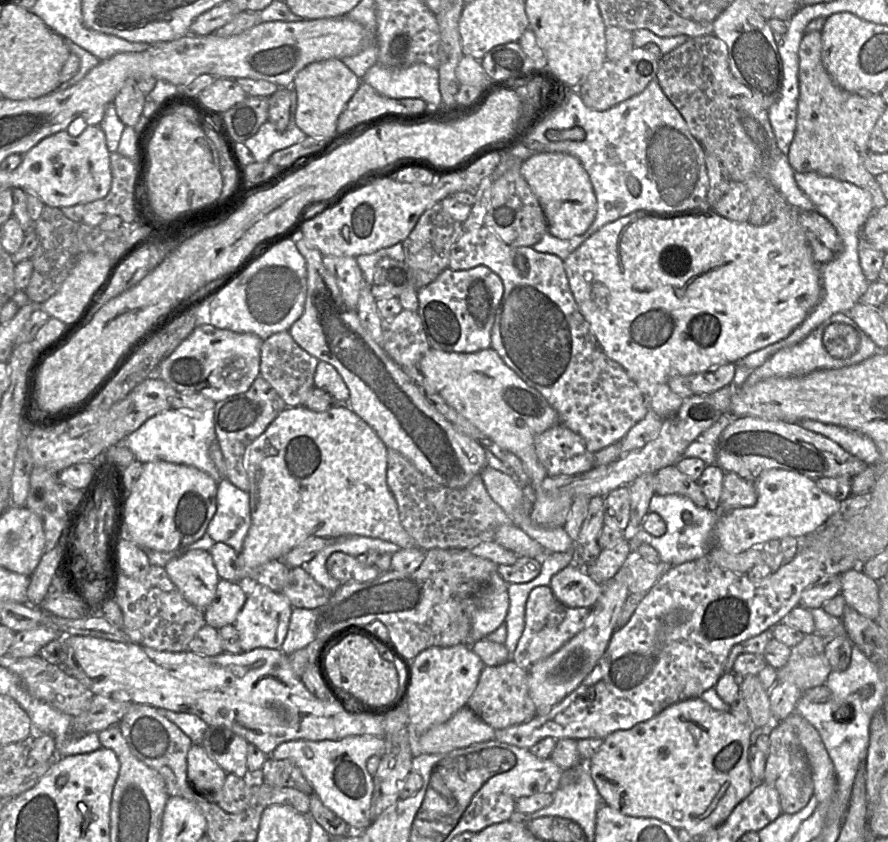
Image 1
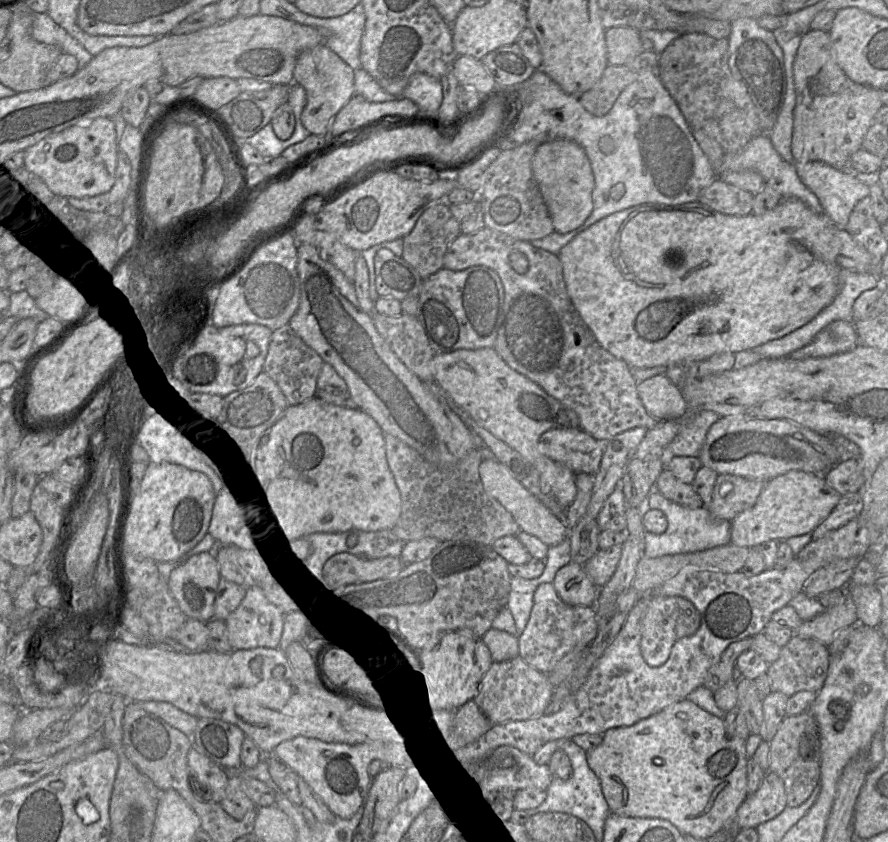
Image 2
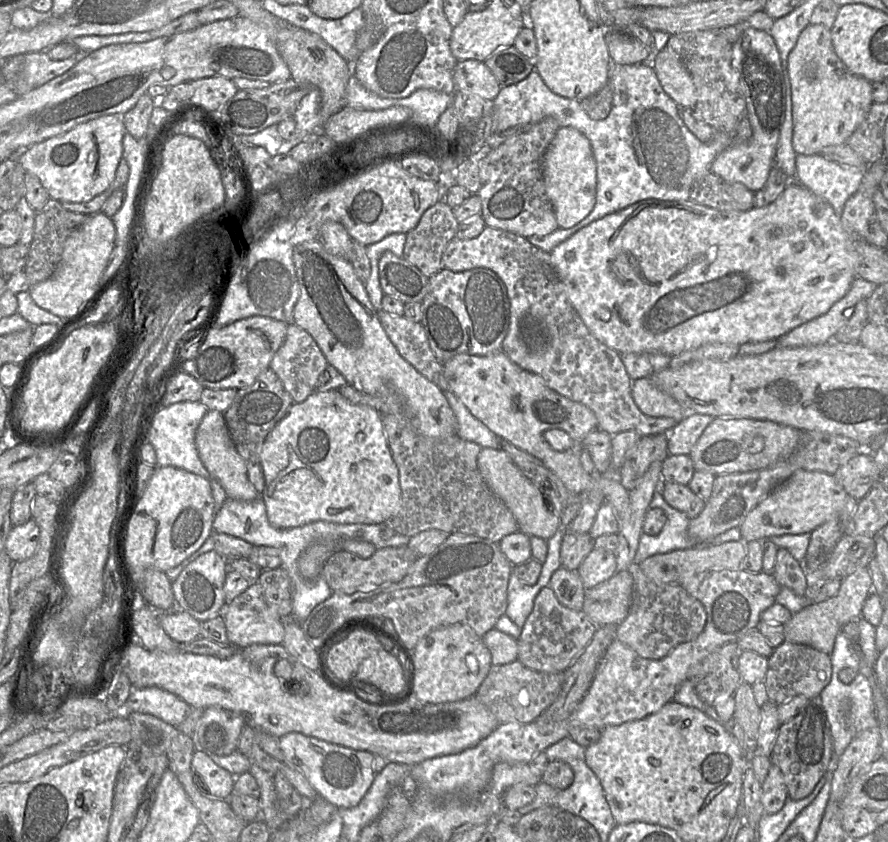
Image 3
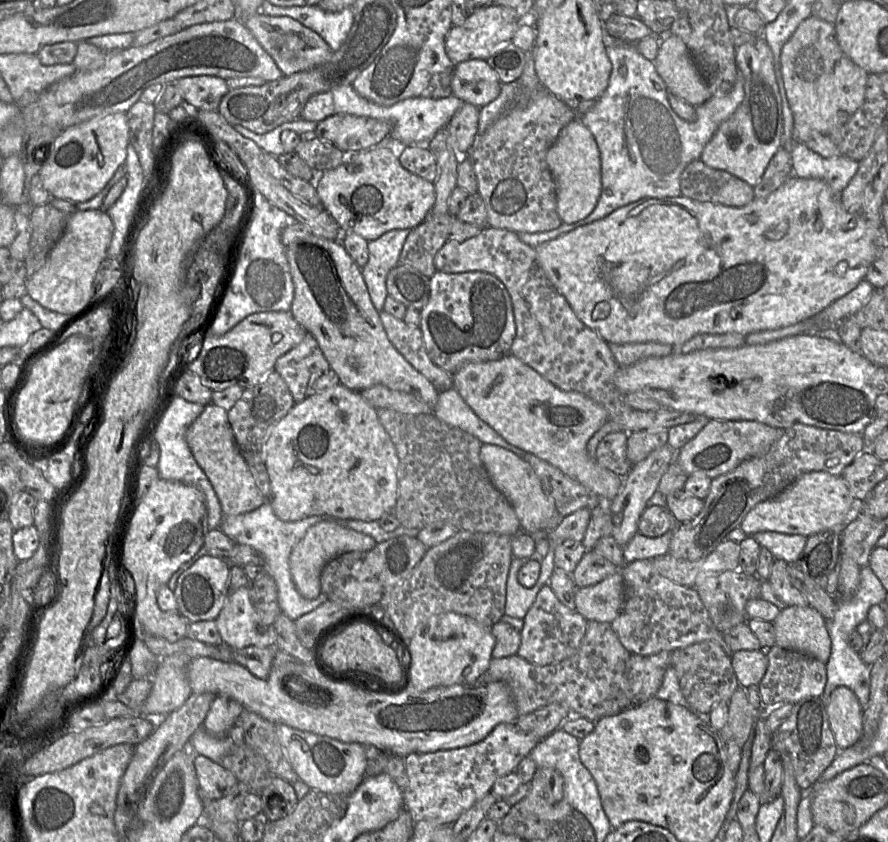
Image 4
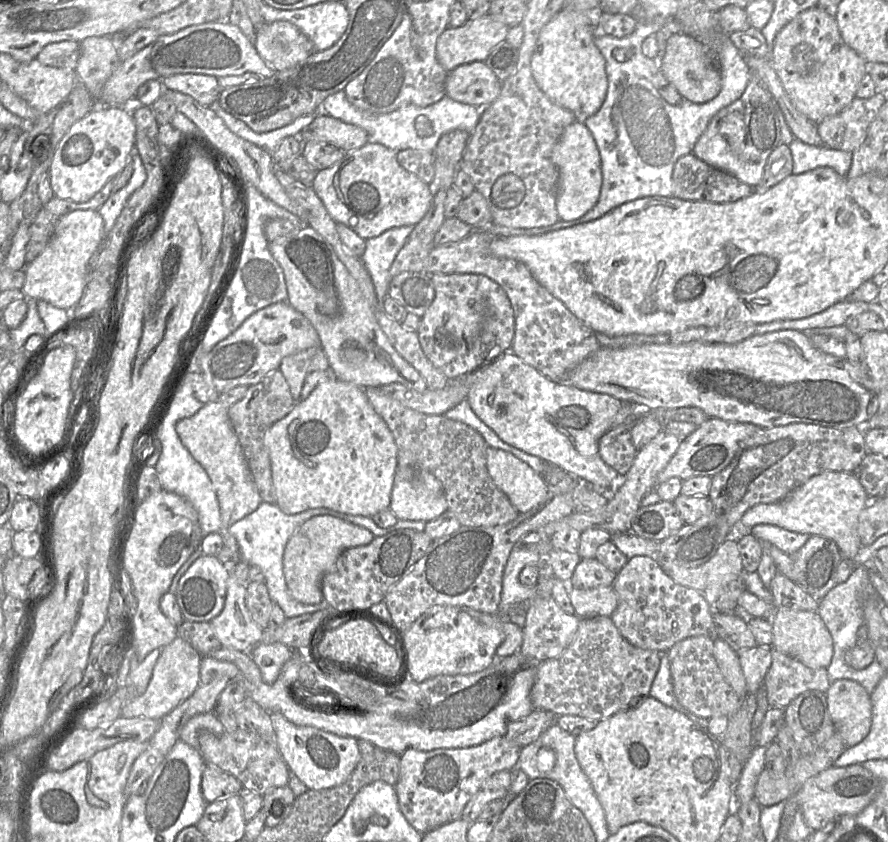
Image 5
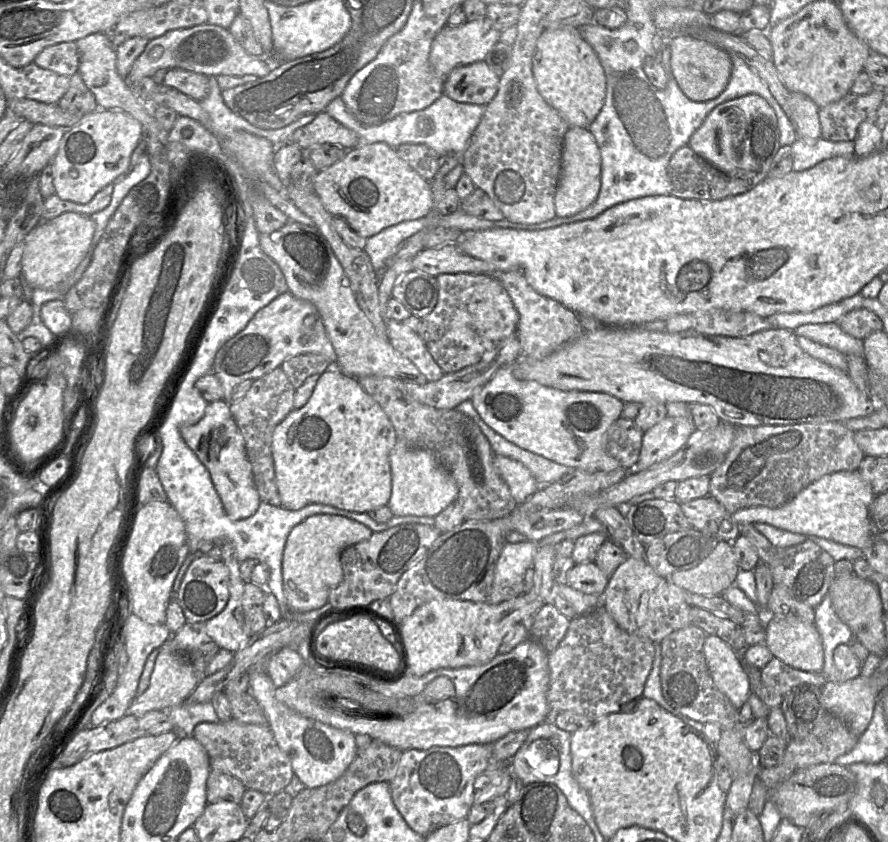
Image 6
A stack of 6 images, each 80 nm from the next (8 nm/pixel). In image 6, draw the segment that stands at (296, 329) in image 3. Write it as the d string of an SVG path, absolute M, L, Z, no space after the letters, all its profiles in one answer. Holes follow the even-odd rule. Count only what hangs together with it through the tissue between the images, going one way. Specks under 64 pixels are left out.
M315 353L296 355L281 365L295 390L311 375L321 375L331 367L331 363L324 356Z

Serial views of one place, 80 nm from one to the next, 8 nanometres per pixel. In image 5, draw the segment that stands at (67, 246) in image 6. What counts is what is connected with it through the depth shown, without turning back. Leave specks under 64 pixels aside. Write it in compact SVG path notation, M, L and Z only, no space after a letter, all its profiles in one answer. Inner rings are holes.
M75 210L59 217L53 236L44 250L24 268L25 282L22 290L26 297L72 310L87 285L89 260L104 238L104 222L98 210Z

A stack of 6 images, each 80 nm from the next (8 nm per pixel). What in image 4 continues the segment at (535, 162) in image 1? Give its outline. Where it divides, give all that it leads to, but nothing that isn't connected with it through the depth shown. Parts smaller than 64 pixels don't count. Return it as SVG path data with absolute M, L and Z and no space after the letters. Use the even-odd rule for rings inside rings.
M577 119L568 123L548 149L546 163L554 180L561 222L572 224L586 218L594 210L601 193L600 154L589 129Z

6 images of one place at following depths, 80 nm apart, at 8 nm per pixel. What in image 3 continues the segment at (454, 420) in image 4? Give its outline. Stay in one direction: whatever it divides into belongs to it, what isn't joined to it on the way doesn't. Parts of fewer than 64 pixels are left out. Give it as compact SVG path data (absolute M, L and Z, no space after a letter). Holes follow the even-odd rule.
M443 391L457 420L457 435L482 448L500 449L502 439L475 418L463 402L451 391Z

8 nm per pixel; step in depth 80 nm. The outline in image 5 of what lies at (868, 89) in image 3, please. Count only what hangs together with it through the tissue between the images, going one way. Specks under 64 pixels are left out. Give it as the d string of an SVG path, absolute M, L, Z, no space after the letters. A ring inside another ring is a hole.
M817 5L800 12L778 32L771 63L795 108L814 123L848 106L867 73L867 62L843 41L835 16Z

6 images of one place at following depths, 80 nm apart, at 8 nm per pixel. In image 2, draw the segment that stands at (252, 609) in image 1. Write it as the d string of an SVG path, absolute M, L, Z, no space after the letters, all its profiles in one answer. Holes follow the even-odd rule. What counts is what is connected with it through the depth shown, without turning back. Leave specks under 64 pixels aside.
M262 583L248 586L240 605L226 619L228 638L233 650L257 647L277 648L280 645L287 610L271 603L265 595Z

